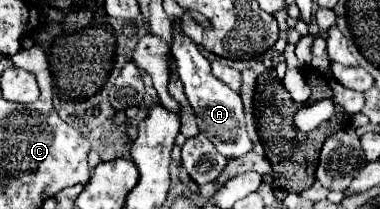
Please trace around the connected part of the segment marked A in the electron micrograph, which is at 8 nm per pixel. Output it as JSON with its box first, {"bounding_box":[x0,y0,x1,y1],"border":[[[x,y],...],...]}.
{"bounding_box":[171,19,253,157],"border":[[[175,19],[171,23],[171,33],[173,33],[171,55],[177,61],[177,71],[179,71],[179,77],[181,77],[183,85],[185,85],[185,95],[187,95],[191,107],[195,109],[199,131],[205,133],[211,139],[211,143],[217,147],[217,151],[225,157],[241,157],[243,153],[251,151],[253,143],[251,143],[251,139],[247,137],[247,131],[245,131],[243,105],[241,105],[239,93],[229,89],[223,81],[219,81],[211,73],[209,61],[199,53],[197,45],[183,33],[181,19]]]}

